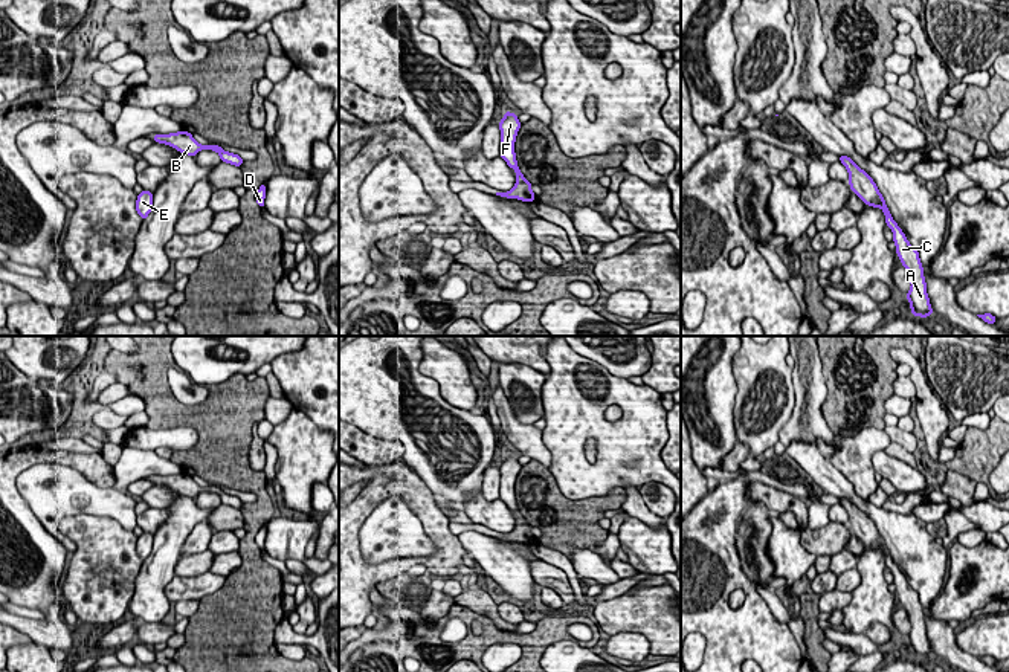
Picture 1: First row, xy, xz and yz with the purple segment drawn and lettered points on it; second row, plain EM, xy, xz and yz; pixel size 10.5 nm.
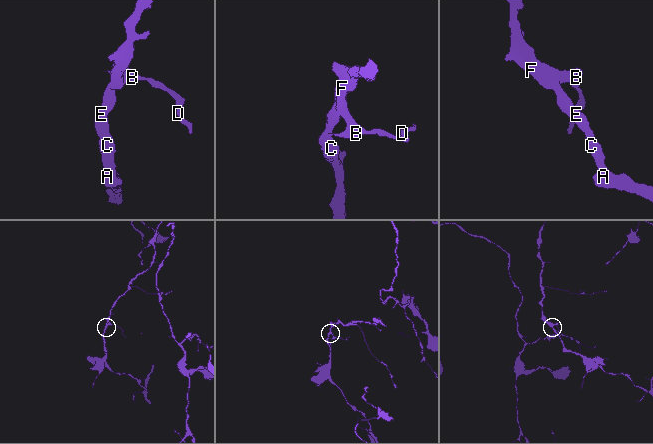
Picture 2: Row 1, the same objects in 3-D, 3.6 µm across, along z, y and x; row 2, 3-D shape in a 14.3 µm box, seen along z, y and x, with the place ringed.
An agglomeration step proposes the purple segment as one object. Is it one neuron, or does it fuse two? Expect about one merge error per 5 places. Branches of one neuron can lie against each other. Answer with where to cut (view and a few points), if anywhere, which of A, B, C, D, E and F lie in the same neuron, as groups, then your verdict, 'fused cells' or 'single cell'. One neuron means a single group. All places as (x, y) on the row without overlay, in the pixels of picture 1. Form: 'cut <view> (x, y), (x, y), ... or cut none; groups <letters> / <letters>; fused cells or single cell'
cut none; groups A B C D E F; single cell

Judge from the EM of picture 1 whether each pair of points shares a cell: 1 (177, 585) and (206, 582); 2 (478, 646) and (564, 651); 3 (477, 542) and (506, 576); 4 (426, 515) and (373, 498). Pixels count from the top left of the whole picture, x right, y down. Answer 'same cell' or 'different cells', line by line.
1: same cell
2: different cells
3: same cell
4: same cell

